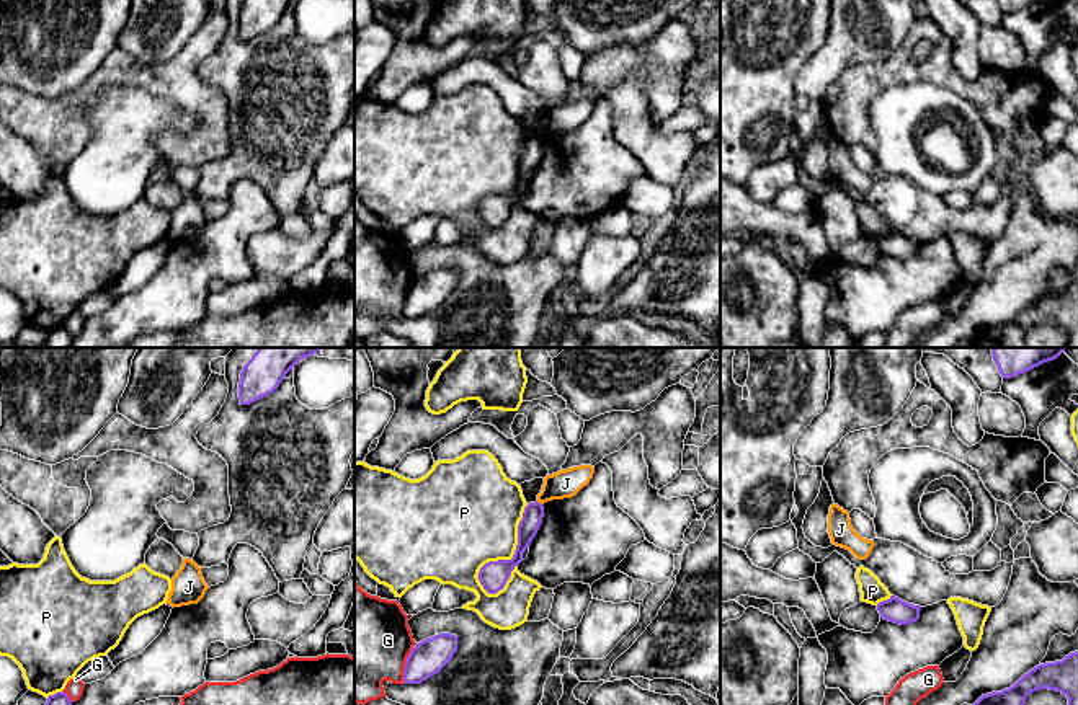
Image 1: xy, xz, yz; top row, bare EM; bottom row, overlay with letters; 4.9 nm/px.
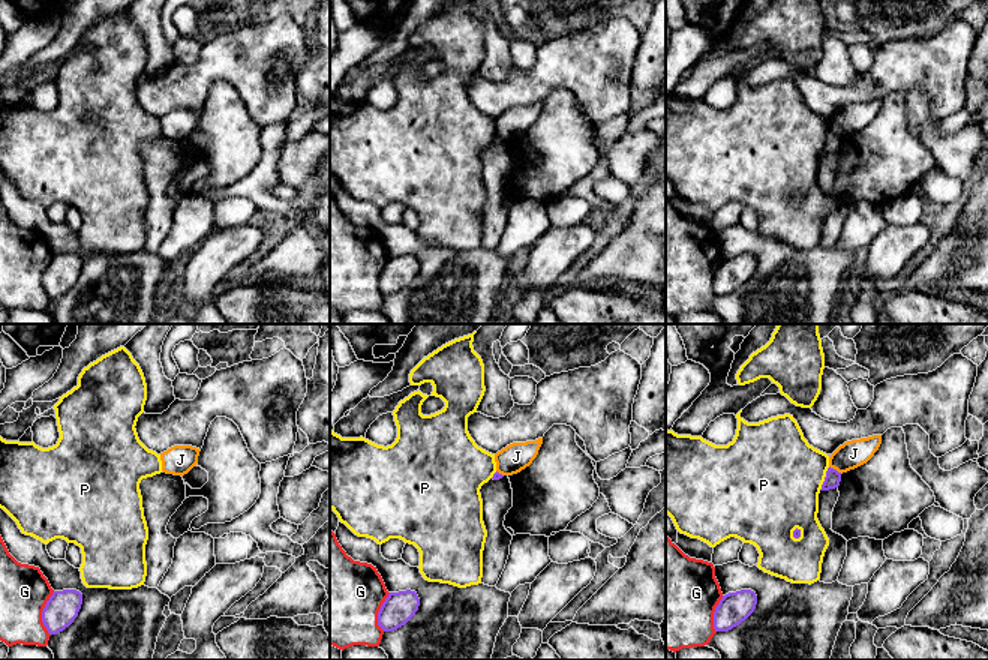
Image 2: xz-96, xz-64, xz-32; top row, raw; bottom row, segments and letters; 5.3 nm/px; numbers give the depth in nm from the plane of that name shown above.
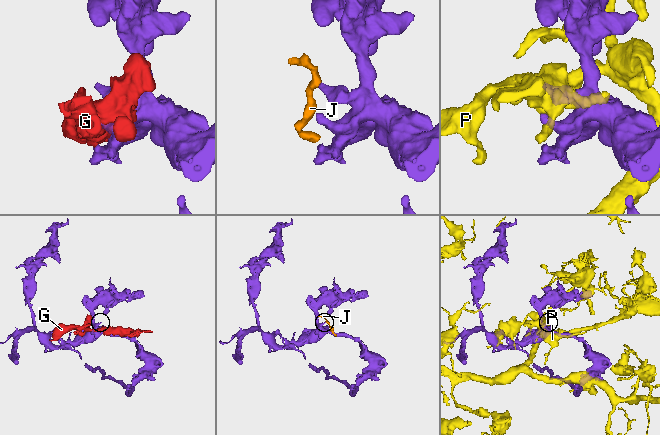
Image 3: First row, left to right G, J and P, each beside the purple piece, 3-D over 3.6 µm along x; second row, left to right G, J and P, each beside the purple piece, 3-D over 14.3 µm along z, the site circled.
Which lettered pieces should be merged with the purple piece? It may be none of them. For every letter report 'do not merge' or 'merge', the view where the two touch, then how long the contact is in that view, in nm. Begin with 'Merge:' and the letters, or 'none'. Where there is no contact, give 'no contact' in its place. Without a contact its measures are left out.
Merge: none
G: do not merge; contact in xz; length 180 nm
J: do not merge; contact in xz; length 40 nm
P: do not merge; contact in xz; length 480 nm

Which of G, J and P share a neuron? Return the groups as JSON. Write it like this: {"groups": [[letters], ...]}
{"groups": [["G"], ["J"], ["P"]]}

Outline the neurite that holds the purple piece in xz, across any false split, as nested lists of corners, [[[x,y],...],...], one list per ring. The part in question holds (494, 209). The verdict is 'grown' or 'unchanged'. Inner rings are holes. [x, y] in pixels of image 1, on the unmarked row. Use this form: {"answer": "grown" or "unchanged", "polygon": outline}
{"answer": "unchanged", "polygon": [[[529,137],[524,142],[523,153],[518,160],[518,180],[511,194],[498,194],[485,197],[479,206],[479,215],[488,228],[497,228],[506,219],[511,206],[523,196],[523,188],[536,171],[544,152],[541,137]]]}

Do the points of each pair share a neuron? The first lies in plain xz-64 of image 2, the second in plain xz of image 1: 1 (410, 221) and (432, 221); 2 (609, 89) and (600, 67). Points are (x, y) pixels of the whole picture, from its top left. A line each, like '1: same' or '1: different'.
1: different
2: same

